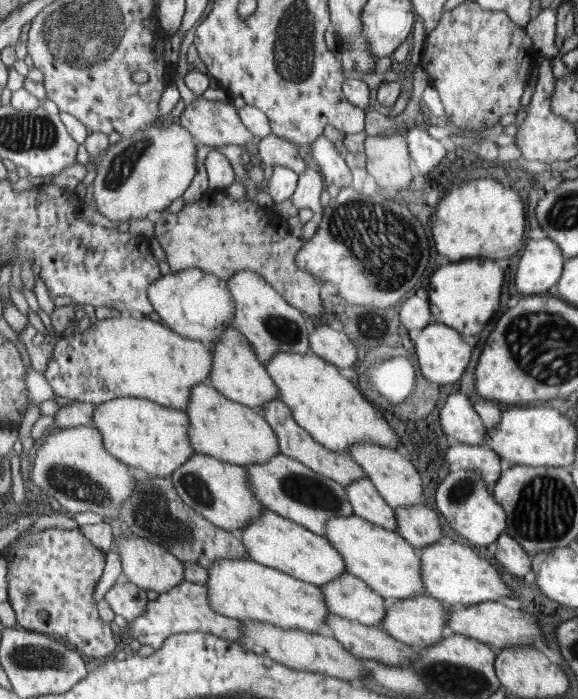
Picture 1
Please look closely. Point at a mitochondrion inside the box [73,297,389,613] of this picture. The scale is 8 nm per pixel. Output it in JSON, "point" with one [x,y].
{"point":[151,510]}

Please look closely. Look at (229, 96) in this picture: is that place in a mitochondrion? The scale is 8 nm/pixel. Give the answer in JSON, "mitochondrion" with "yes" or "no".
{"mitochondrion":"no"}

